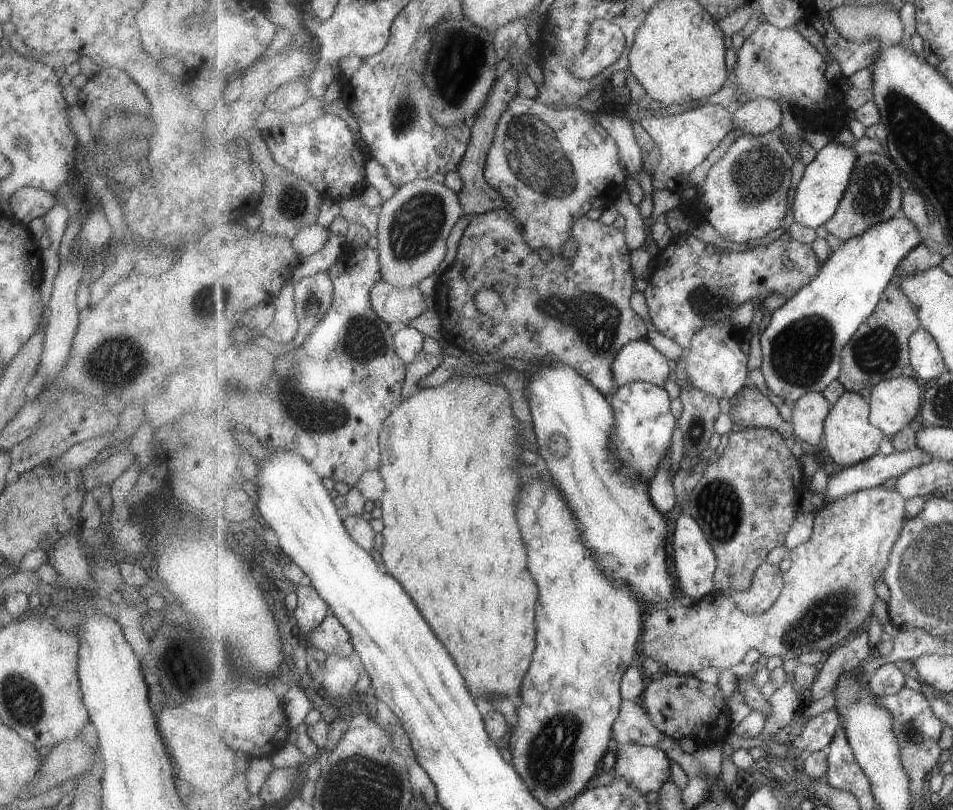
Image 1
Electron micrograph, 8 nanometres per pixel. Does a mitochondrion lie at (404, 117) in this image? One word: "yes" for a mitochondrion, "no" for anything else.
yes

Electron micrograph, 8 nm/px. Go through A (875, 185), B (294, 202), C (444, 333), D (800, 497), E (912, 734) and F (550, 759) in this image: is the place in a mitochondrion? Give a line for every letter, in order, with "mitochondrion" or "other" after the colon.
A: mitochondrion
B: mitochondrion
C: other
D: other
E: mitochondrion
F: mitochondrion

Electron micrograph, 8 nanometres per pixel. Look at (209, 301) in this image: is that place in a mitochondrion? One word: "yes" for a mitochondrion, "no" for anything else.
yes

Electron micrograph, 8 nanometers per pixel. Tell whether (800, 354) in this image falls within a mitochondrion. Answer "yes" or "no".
yes

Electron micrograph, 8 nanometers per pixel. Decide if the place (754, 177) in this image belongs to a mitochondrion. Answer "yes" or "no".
yes

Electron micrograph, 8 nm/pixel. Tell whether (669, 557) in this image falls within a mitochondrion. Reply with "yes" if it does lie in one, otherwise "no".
no

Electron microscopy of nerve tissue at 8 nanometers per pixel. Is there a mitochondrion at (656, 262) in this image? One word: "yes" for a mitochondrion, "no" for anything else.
no

